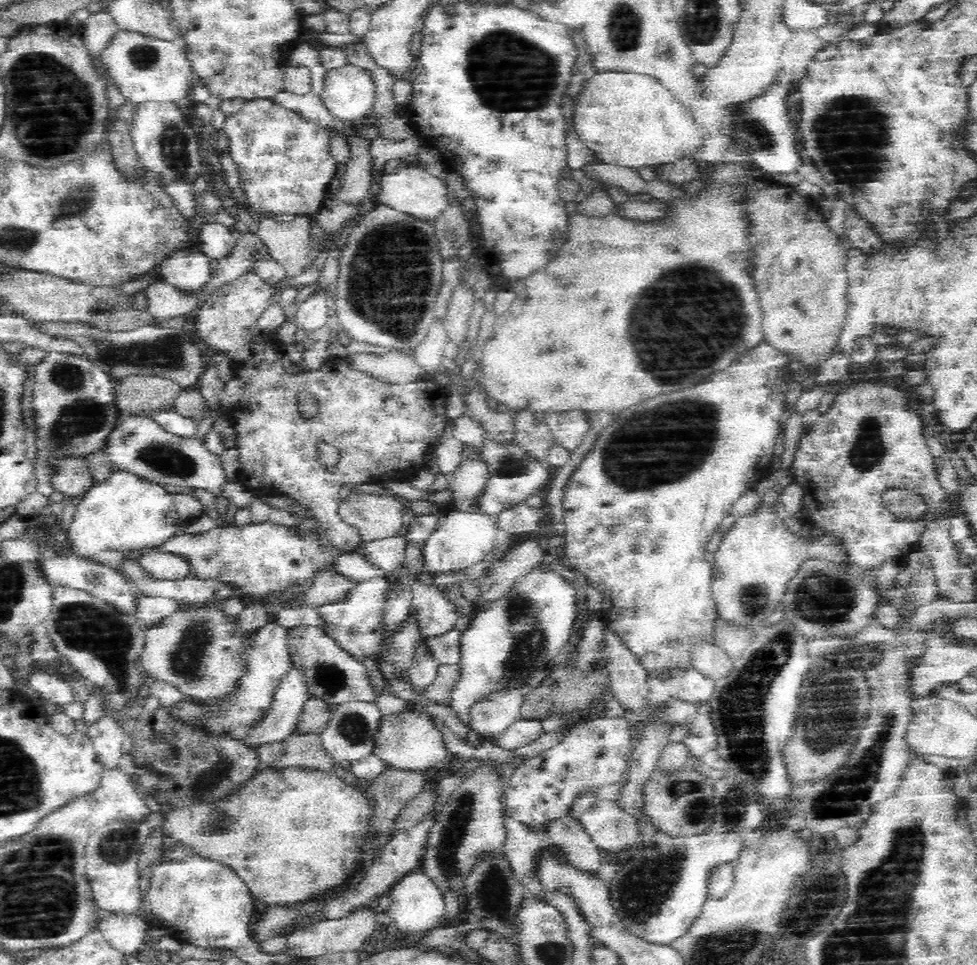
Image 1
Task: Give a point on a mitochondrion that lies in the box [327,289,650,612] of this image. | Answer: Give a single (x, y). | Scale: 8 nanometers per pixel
(510, 465)

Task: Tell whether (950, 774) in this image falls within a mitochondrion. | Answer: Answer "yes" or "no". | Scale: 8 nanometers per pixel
no

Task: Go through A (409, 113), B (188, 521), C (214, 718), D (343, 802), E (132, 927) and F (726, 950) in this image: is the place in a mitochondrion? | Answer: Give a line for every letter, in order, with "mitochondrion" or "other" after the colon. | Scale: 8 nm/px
A: other
B: other
C: mitochondrion
D: other
E: other
F: mitochondrion

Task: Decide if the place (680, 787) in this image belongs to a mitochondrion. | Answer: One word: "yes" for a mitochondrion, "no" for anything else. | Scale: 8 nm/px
yes

